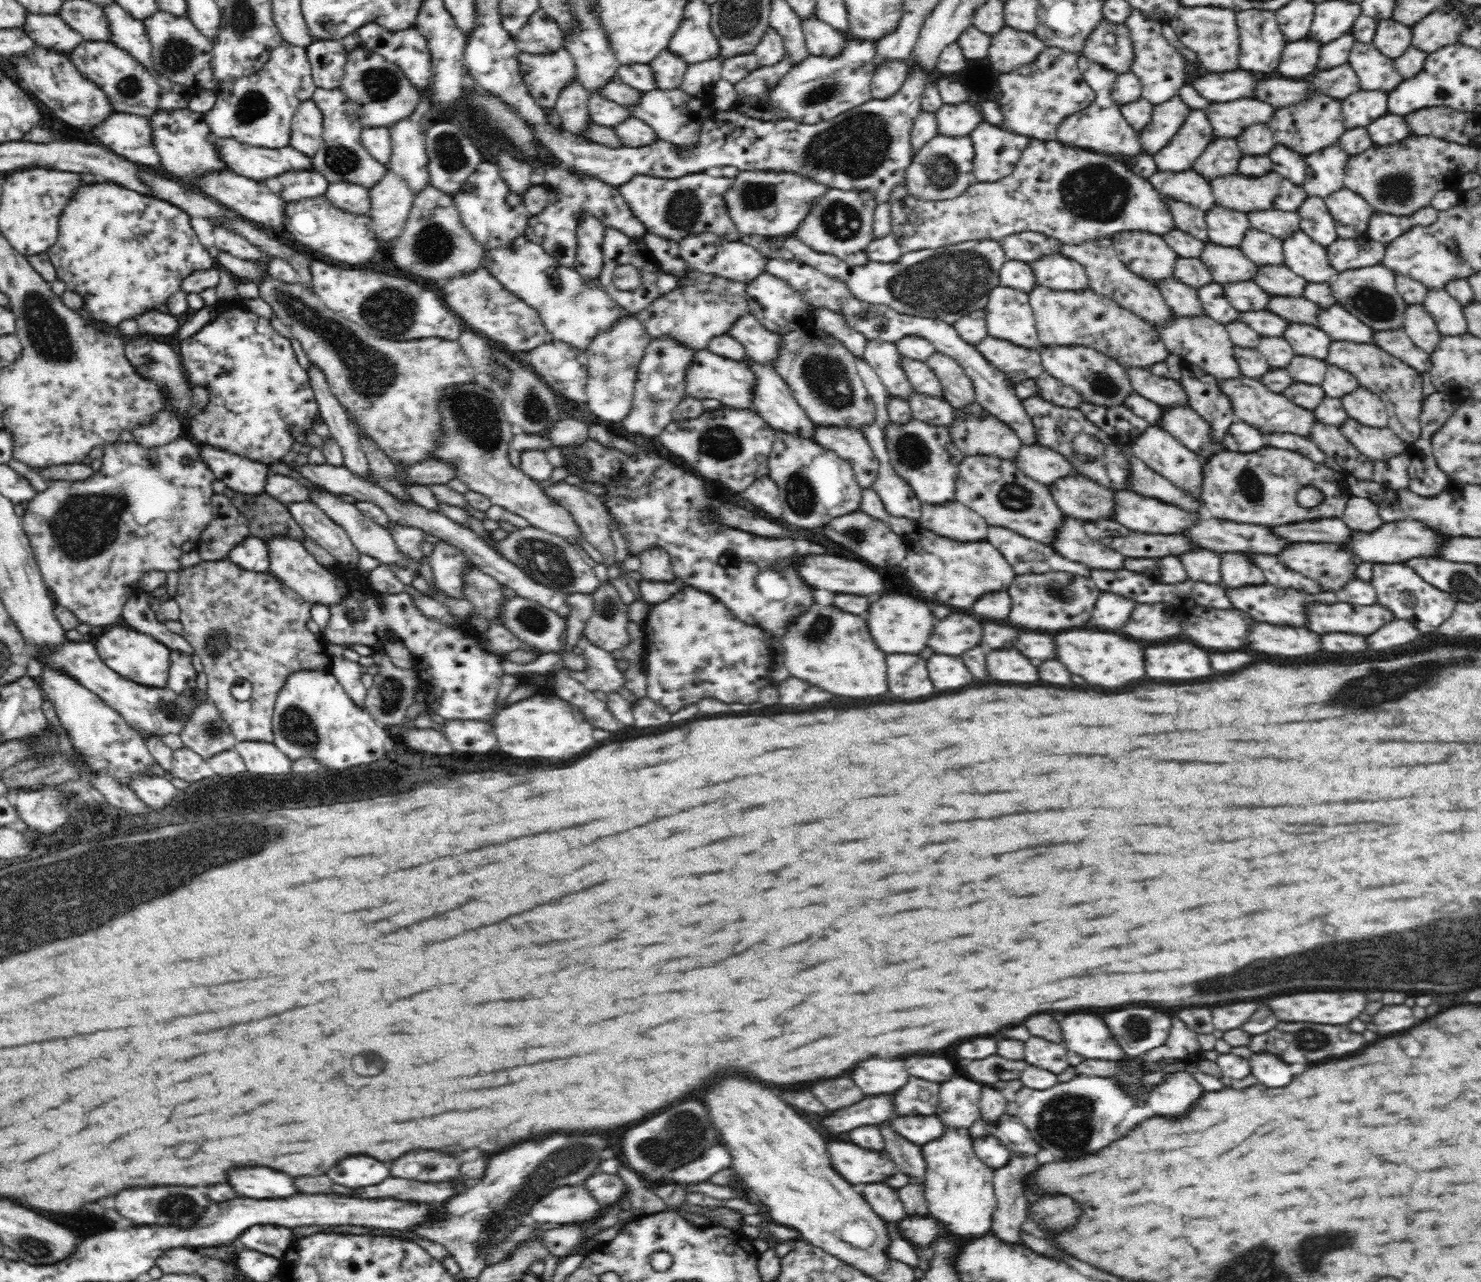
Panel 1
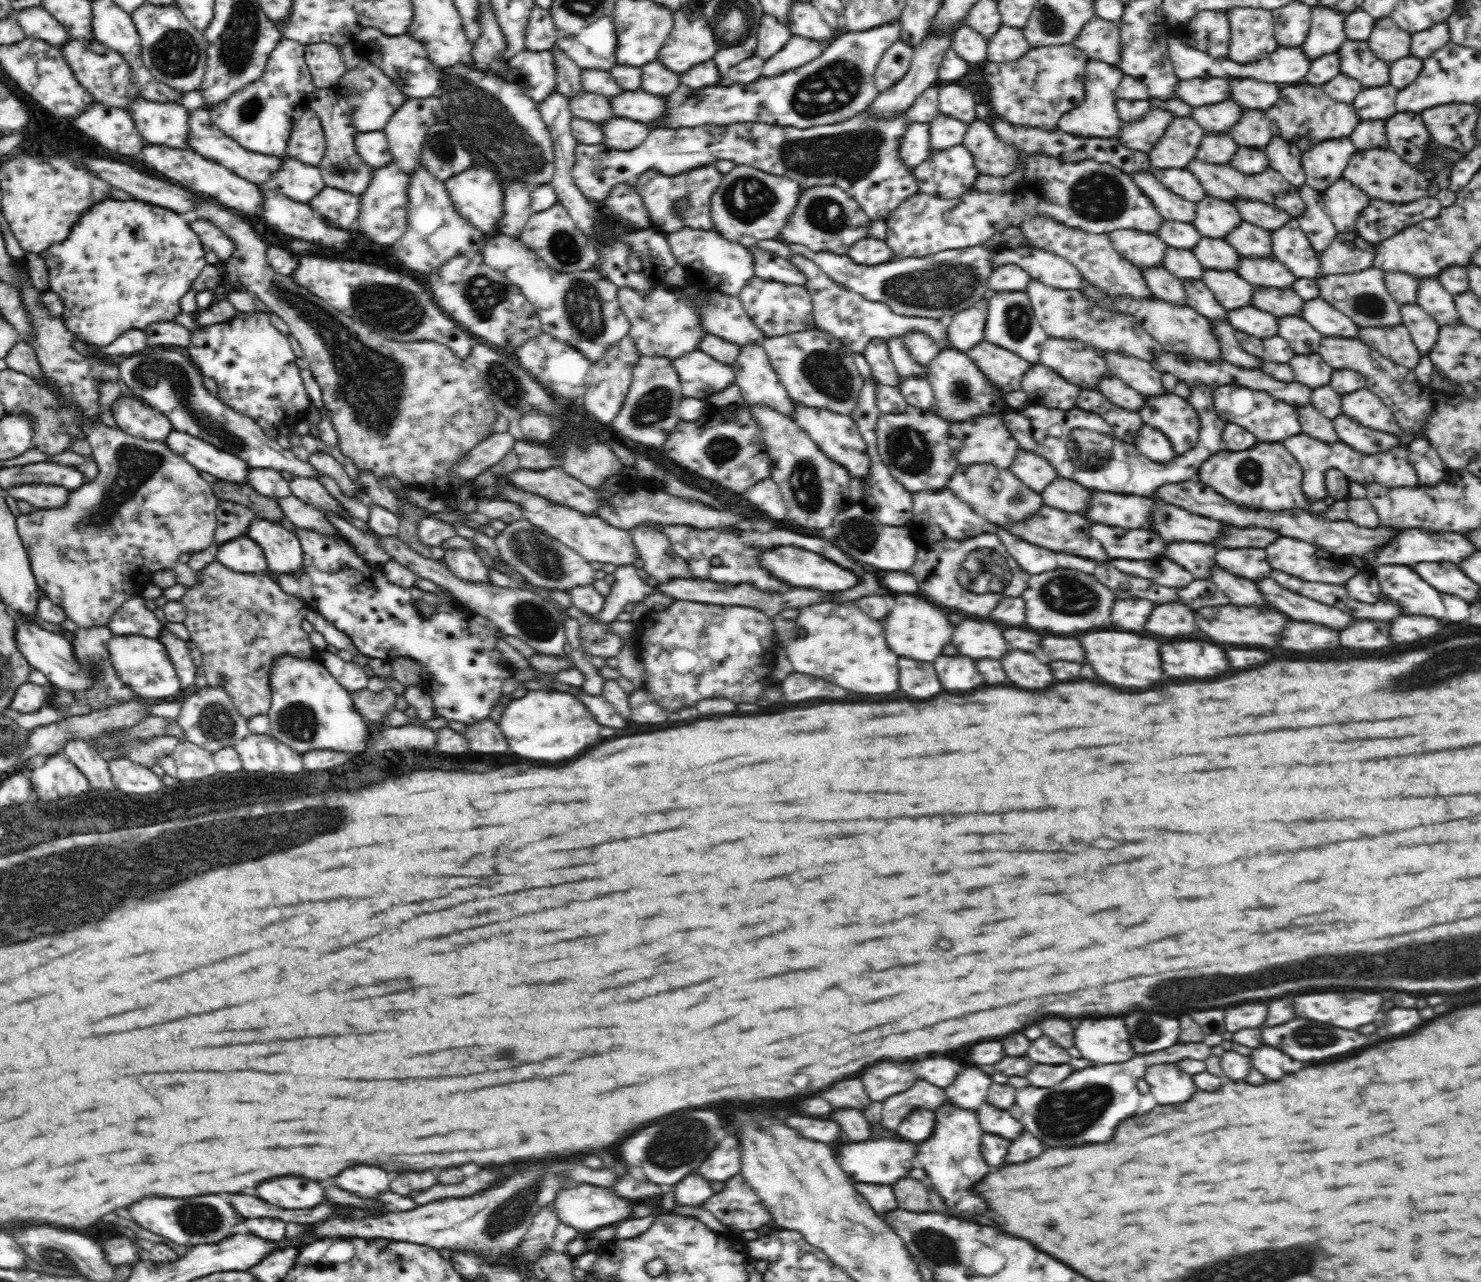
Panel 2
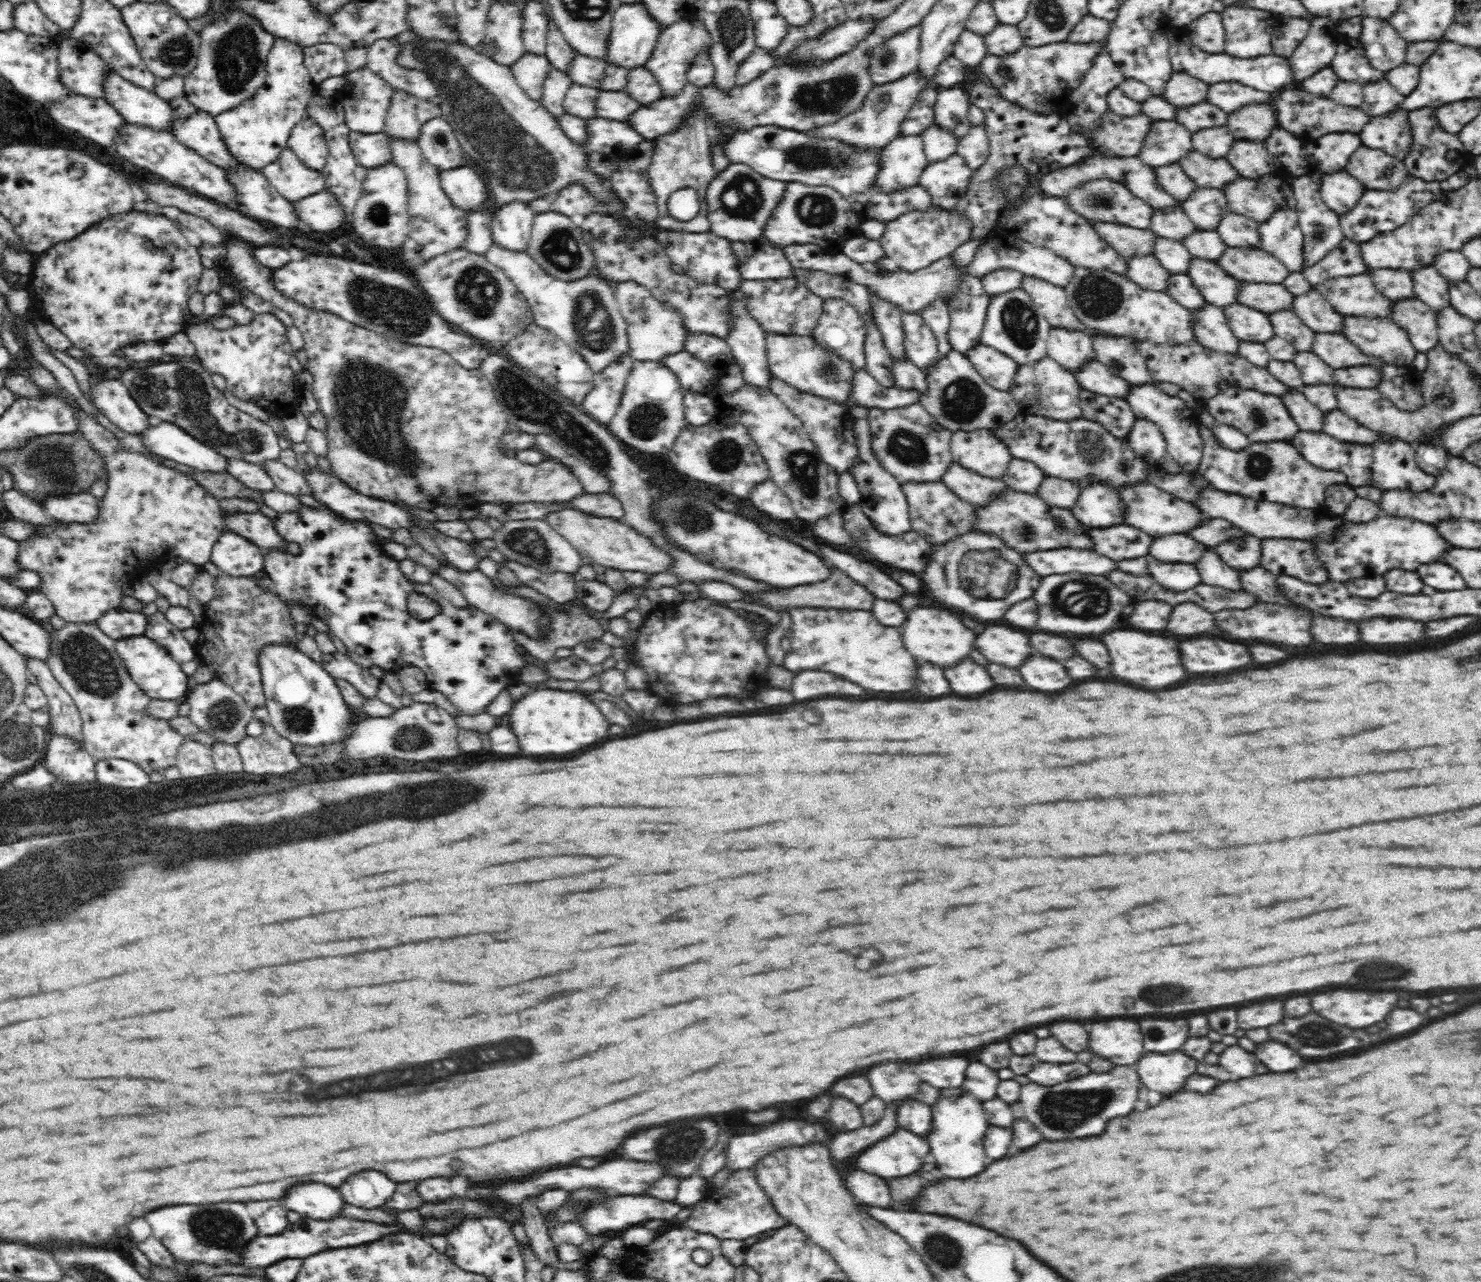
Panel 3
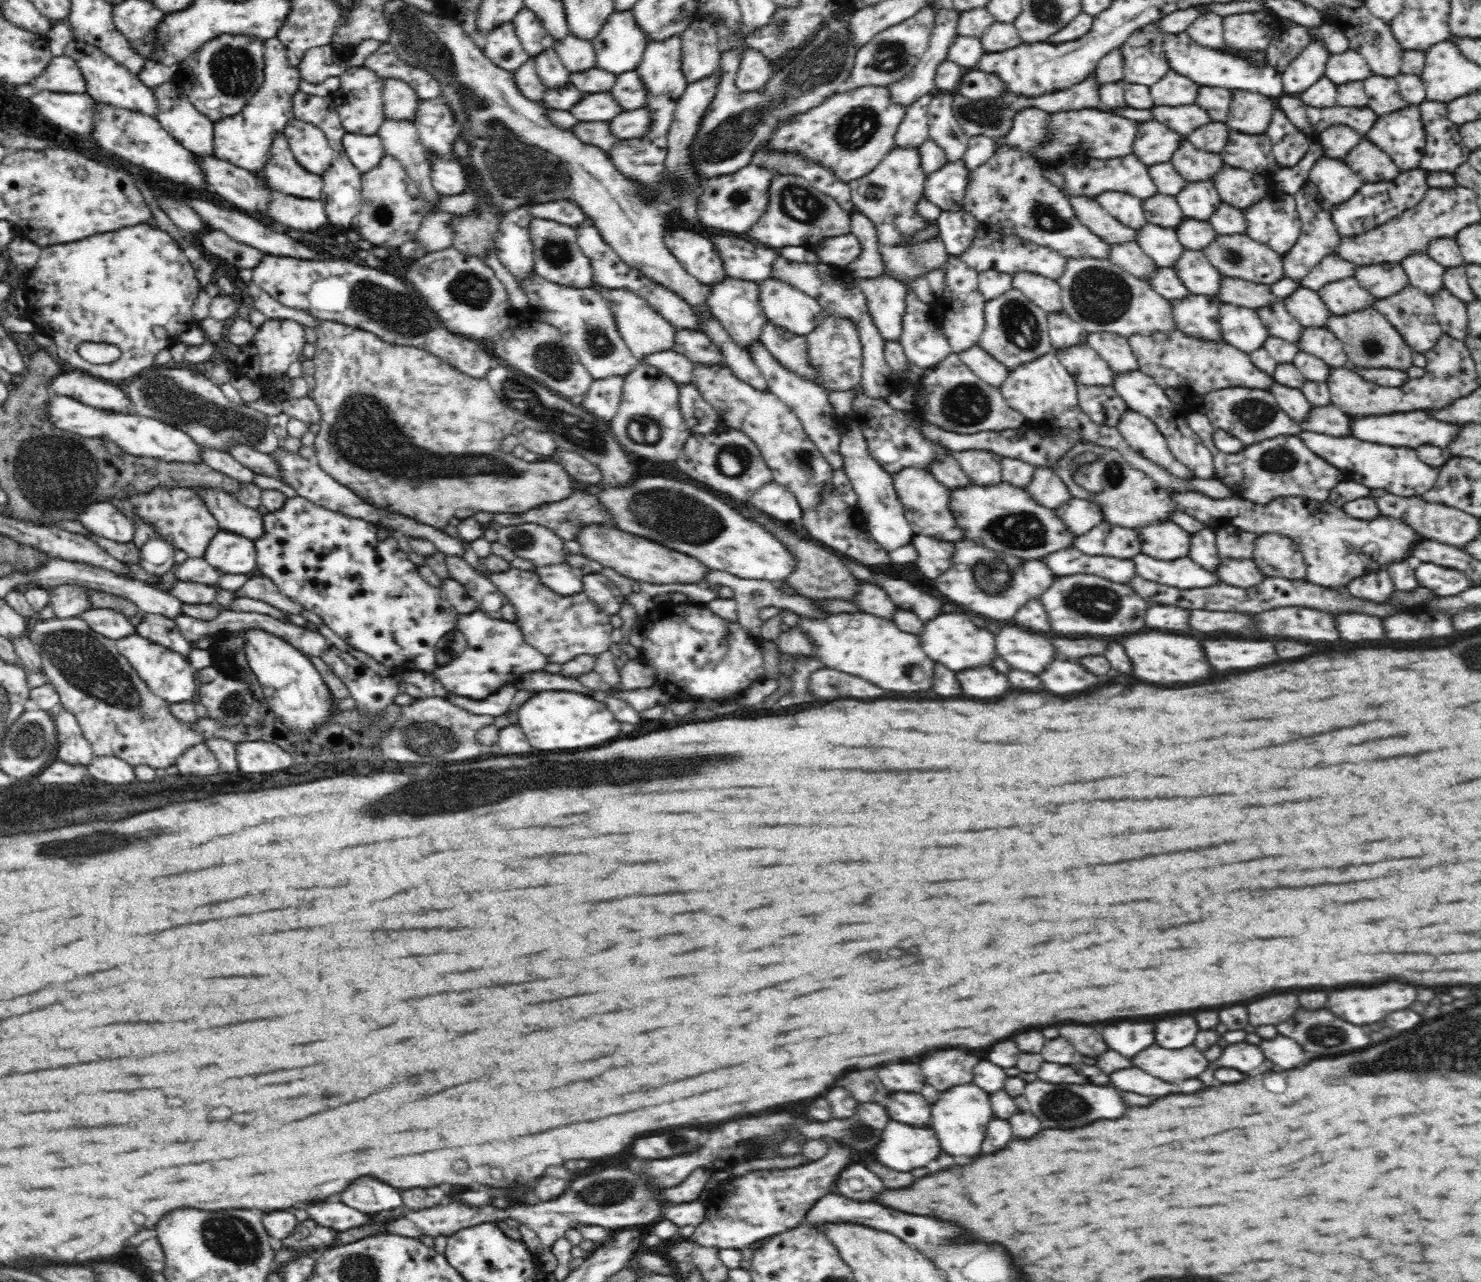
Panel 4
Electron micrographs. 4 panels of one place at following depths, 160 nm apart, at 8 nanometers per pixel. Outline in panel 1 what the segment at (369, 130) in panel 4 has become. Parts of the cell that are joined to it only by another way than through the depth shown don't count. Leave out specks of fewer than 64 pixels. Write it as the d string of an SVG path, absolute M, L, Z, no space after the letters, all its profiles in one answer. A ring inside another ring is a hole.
M354 48L349 52L340 88L355 102L356 116L363 127L388 127L405 121L426 95L414 86L400 64L366 48Z

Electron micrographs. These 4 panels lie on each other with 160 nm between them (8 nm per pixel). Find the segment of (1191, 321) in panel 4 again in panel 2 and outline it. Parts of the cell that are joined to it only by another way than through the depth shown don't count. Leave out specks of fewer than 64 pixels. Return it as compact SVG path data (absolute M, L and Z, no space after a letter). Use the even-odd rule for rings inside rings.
M1212 320L1214 330L1217 331L1218 339L1220 339L1223 358L1226 362L1229 362L1232 366L1238 368L1256 370L1261 368L1262 358L1258 356L1252 356L1248 352L1244 352L1240 343L1237 341L1235 334L1233 333L1233 327L1227 322L1220 322Z

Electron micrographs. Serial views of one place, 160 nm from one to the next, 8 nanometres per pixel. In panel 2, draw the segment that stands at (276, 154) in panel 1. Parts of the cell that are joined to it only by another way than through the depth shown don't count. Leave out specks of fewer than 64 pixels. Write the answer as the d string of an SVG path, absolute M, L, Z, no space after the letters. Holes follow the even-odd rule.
M206 110L190 111L190 145L203 158L216 162L237 176L258 185L270 181L282 169L282 166L285 166L288 158L286 155L262 154L246 149L212 124Z

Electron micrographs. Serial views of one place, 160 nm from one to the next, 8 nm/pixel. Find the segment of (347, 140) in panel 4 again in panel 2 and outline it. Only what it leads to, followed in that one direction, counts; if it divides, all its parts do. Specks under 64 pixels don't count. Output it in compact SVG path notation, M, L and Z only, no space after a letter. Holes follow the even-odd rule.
M384 130L357 133L354 144L363 162L374 170L387 166L394 160Z

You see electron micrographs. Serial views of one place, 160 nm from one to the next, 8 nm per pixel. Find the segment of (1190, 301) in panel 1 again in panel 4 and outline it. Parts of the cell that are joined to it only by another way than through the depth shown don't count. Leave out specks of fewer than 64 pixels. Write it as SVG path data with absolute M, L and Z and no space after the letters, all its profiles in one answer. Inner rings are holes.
M1137 242L1112 244L1110 260L1119 264L1122 270L1144 281L1153 278L1159 268L1154 259L1150 258Z

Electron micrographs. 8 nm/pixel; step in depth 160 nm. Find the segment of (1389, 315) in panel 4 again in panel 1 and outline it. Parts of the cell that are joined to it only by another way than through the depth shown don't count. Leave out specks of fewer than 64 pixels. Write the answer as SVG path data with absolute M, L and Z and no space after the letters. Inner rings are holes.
M1409 305L1403 321L1402 327L1418 348L1429 353L1436 350L1443 334L1423 305Z

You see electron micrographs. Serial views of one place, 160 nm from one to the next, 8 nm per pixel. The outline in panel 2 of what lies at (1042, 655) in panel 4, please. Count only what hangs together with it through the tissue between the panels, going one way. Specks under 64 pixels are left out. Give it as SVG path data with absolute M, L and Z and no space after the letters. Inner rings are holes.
M962 620L954 626L950 646L958 650L958 654L968 658L1000 658L1006 654L1006 644L1000 636L998 624L990 622L976 622L976 620Z

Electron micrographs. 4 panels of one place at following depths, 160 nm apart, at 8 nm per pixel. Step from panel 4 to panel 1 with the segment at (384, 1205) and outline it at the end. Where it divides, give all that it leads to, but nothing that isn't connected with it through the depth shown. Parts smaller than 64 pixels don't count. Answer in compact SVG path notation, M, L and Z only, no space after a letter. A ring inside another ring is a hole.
M354 1154L338 1160L326 1174L330 1180L334 1180L334 1184L348 1188L362 1188L386 1180L390 1177L390 1170L384 1162L374 1160L372 1156Z

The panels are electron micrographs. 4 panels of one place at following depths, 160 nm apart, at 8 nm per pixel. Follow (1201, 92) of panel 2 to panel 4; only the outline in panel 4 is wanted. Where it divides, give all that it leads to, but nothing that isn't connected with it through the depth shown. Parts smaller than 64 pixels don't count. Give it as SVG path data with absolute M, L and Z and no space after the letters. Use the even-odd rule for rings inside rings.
M1170 70L1162 82L1156 82L1152 88L1152 98L1155 106L1182 106L1182 104L1194 104L1198 98L1200 86L1192 82L1190 78Z

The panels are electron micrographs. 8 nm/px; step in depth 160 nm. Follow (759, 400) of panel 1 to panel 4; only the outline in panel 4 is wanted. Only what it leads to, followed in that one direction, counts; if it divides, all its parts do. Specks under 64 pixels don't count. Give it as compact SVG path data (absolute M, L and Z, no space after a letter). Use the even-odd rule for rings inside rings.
M726 277L717 285L708 286L706 289L707 306L713 317L720 323L723 331L727 334L736 346L750 353L750 350L761 342L762 328L767 322L766 316L762 313L758 301L757 281L747 281L738 278Z

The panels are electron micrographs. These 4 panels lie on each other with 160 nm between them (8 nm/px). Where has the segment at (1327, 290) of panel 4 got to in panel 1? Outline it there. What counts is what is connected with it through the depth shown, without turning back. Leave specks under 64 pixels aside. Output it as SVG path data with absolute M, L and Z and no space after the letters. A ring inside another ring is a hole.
M1386 265L1366 266L1339 272L1330 288L1337 305L1350 310L1358 319L1377 331L1396 330L1403 326L1406 308L1409 306L1396 289L1396 276Z

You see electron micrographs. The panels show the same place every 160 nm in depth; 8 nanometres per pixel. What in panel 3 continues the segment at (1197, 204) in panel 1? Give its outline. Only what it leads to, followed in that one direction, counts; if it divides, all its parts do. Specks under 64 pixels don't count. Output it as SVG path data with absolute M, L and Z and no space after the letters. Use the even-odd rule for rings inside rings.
M1173 163L1155 169L1155 178L1158 183L1171 196L1182 202L1190 200L1194 194L1200 190L1182 169L1182 166Z

